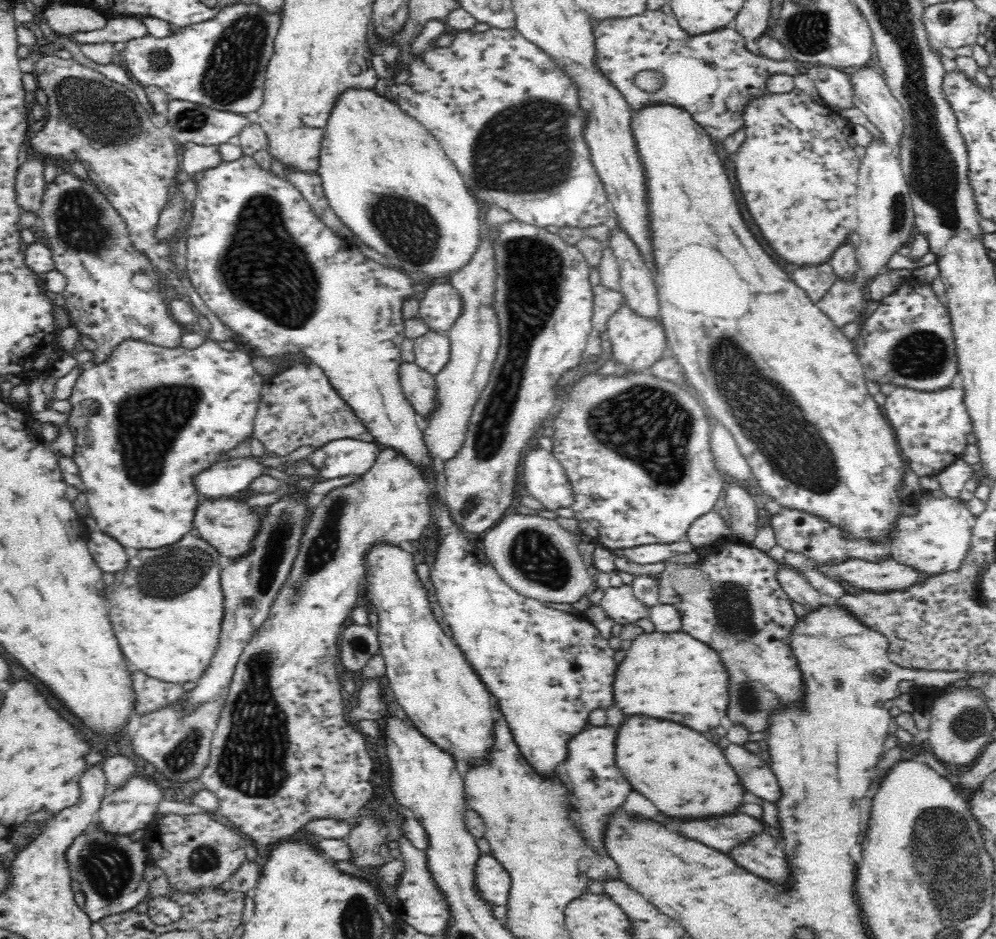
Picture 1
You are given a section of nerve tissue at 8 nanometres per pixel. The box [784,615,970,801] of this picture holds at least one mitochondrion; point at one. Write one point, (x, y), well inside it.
(839, 684)

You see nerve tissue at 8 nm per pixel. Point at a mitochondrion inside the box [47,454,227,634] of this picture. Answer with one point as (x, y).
(172, 572)

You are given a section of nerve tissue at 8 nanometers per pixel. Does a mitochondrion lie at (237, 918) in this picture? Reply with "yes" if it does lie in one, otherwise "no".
no

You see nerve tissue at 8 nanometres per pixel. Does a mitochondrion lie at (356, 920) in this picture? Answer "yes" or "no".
yes

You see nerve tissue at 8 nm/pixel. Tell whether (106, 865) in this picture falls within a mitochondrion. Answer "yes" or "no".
yes

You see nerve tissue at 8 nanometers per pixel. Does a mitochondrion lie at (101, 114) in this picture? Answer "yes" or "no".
yes

